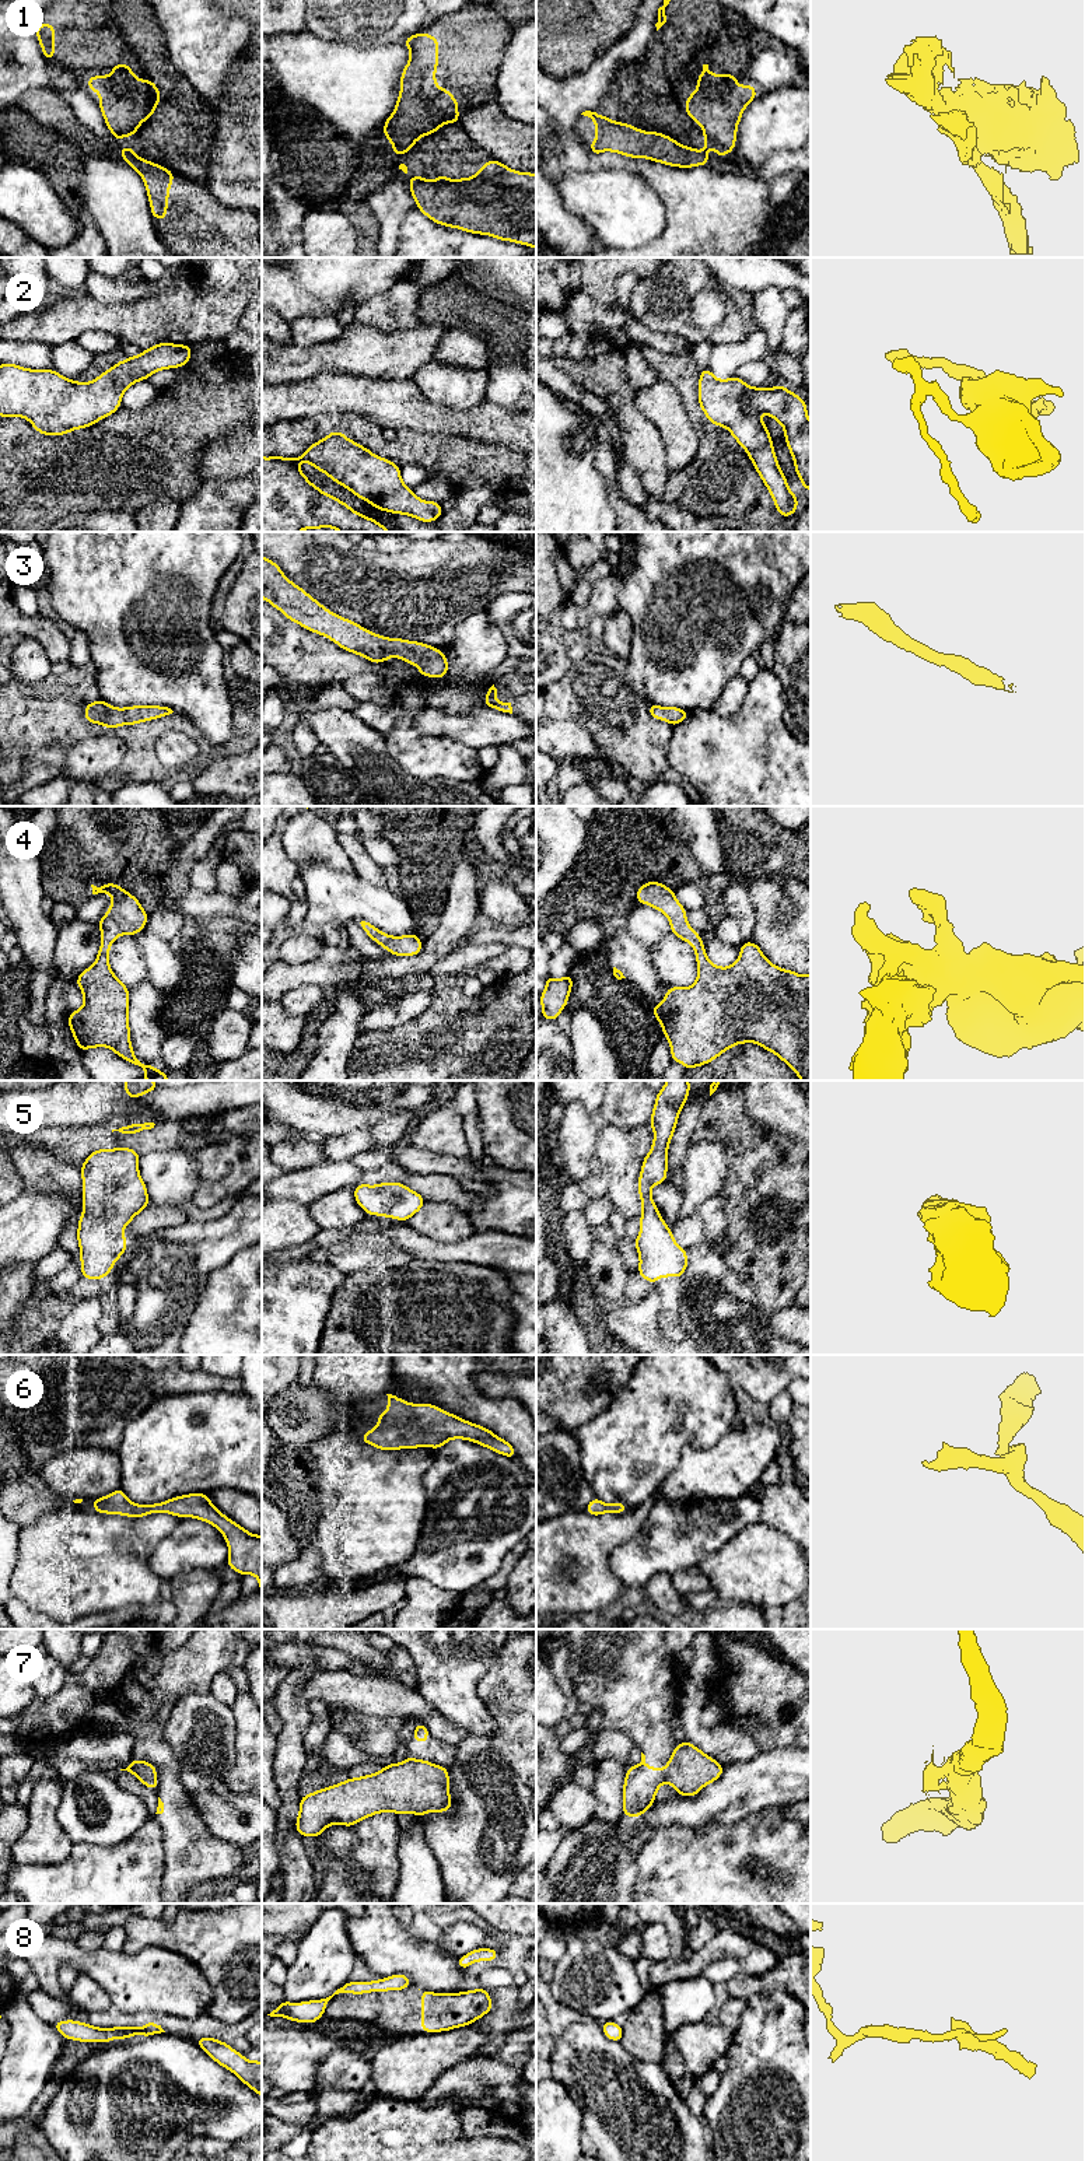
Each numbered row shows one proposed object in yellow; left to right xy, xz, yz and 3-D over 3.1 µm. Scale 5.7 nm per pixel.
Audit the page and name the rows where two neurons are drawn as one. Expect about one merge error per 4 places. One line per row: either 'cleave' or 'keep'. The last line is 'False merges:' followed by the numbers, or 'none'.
1: cleave
2: keep
3: keep
4: keep
5: keep
6: keep
7: cleave
8: cleave
False merges: 1, 7, 8

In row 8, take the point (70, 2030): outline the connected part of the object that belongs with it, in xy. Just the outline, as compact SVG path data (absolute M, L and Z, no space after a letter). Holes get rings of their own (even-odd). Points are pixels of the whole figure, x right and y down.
M74 2020L57 2021L52 2024L64 2039L74 2039L78 2042L111 2042L116 2038L125 2038L127 2028L97 2028L87 2022L78 2022Z

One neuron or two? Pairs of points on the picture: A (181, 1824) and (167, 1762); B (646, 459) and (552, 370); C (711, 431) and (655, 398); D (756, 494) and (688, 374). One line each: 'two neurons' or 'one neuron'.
A: one neuron
B: two neurons
C: two neurons
D: one neuron

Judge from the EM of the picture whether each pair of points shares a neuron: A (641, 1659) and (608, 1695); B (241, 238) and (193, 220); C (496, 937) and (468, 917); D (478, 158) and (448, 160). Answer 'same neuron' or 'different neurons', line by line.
A: same neuron
B: same neuron
C: different neurons
D: same neuron

